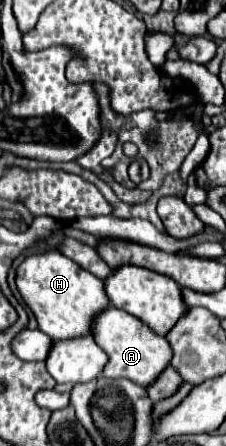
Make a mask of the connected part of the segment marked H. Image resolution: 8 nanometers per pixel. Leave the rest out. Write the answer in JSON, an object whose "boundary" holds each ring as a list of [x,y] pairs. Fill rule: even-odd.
{"boundary":[[[55,250],[39,256],[29,256],[17,268],[17,288],[27,306],[35,312],[39,330],[55,342],[91,336],[95,318],[111,306],[109,296],[103,290],[103,280],[95,278],[91,272],[83,270]]]}

